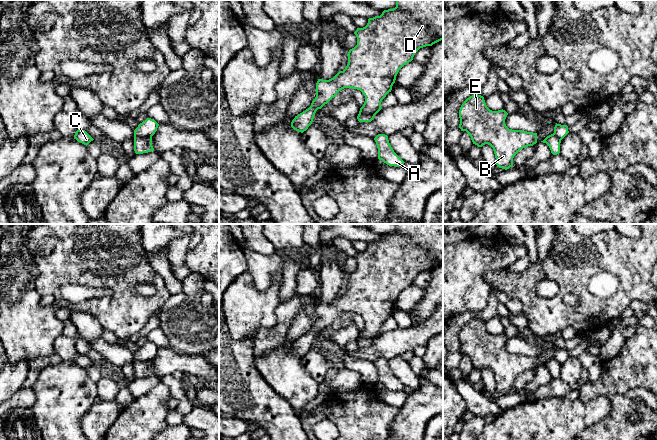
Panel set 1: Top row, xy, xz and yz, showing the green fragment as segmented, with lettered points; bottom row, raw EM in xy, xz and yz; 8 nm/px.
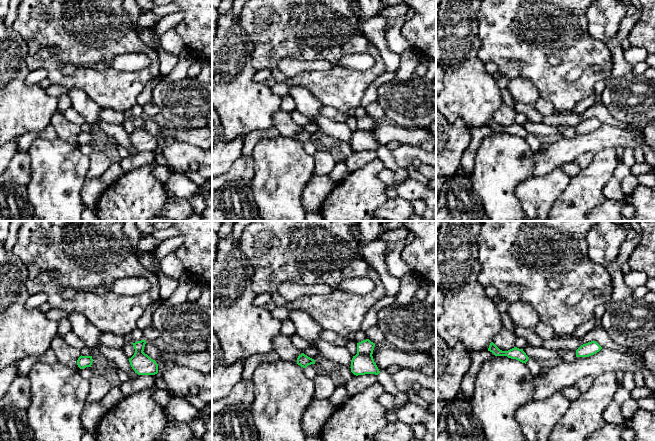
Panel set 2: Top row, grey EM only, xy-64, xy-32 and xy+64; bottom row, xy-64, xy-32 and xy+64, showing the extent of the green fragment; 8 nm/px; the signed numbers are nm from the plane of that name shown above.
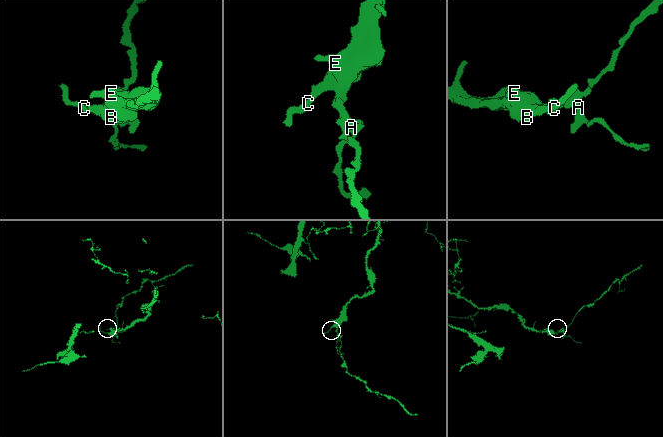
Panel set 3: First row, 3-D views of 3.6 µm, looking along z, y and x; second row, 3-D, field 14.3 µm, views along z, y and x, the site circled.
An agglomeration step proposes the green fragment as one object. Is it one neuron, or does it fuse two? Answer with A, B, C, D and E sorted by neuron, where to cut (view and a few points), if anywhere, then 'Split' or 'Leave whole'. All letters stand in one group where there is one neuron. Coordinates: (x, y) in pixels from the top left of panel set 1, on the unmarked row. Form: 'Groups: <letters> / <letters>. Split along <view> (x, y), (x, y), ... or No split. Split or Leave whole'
Groups: A / B C D E. Split along xy (134, 360), (151, 361). Split

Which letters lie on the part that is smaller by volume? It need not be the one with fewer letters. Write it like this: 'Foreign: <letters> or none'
Foreign: A

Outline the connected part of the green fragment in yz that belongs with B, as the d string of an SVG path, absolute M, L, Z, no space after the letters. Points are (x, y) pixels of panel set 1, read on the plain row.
M478 318L467 322L459 334L461 355L466 355L478 371L490 369L497 391L505 394L513 390L513 382L521 373L537 367L537 357L509 353L505 348L507 339L503 333L490 334Z

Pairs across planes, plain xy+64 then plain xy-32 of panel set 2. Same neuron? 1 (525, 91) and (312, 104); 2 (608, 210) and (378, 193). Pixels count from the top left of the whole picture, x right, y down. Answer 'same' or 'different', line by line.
1: same
2: different

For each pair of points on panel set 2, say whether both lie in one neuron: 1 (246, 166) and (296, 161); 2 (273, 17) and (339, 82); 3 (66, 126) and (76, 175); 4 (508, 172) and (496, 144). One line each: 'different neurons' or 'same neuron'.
1: different neurons
2: same neuron
3: different neurons
4: same neuron

